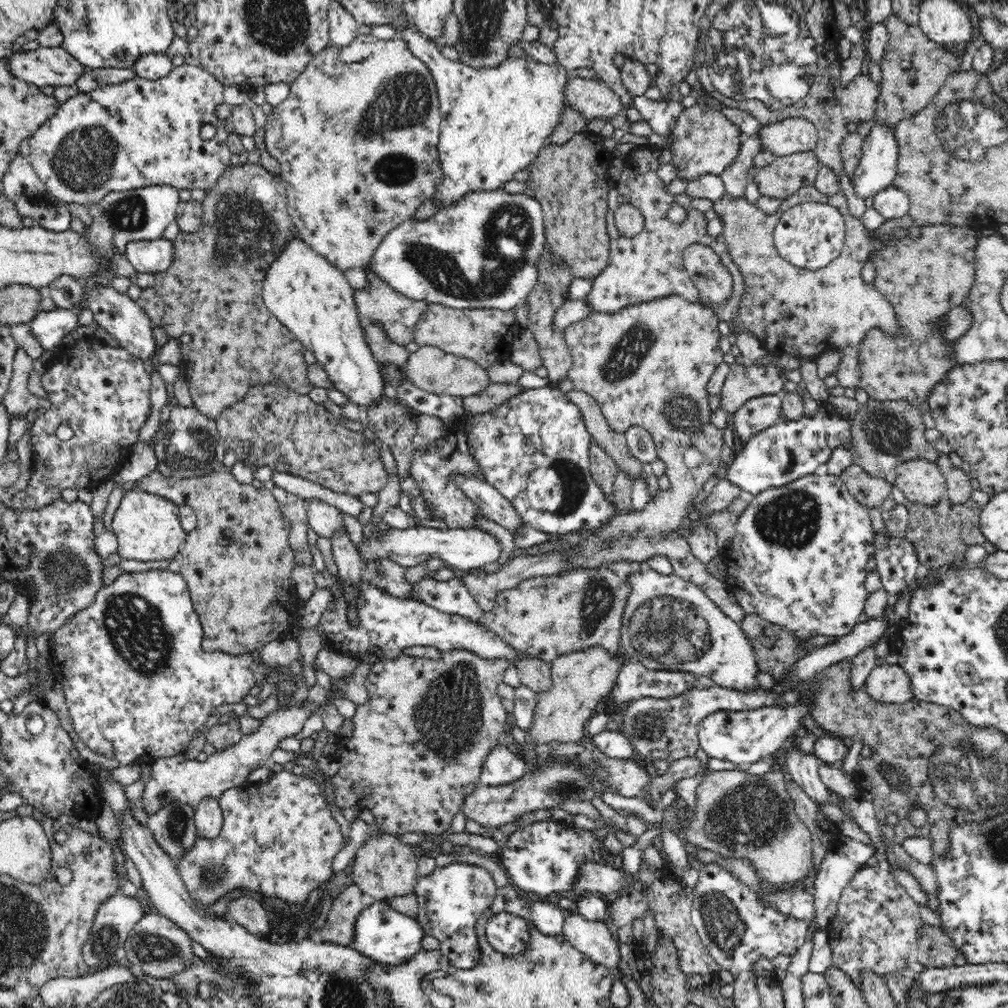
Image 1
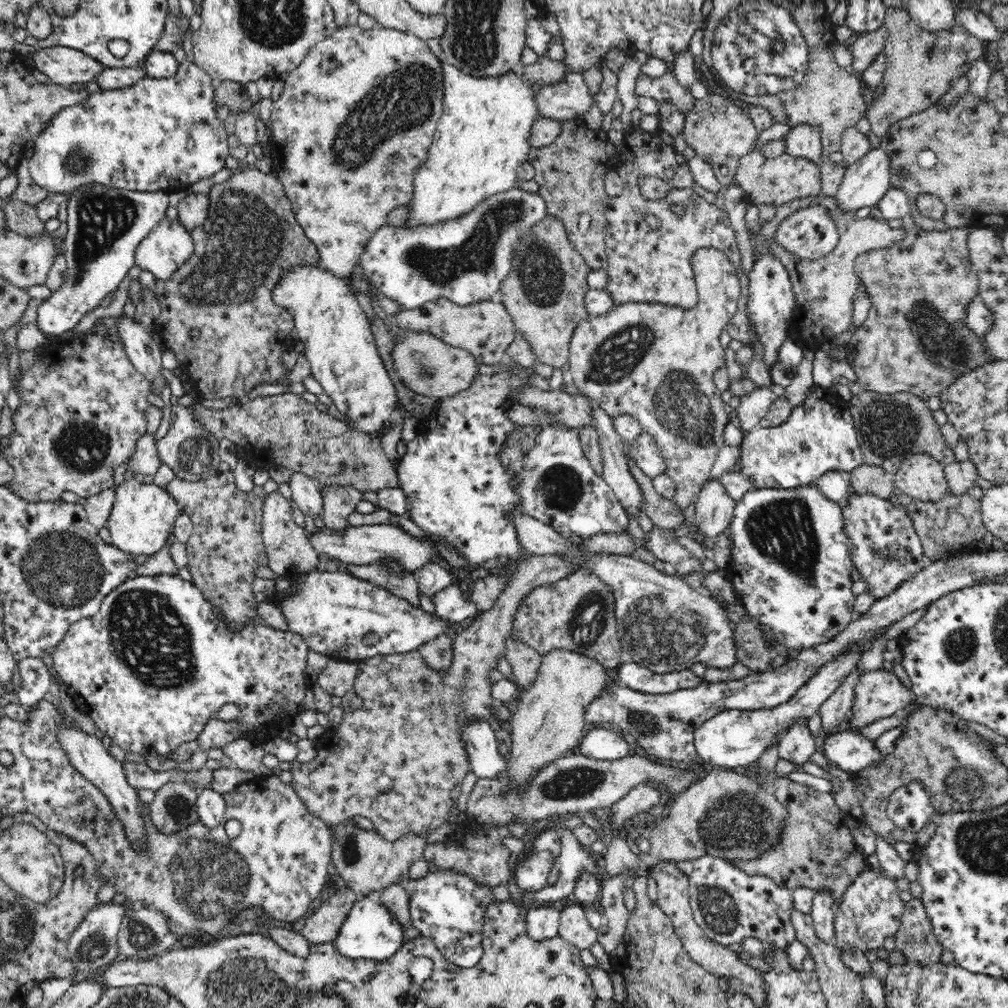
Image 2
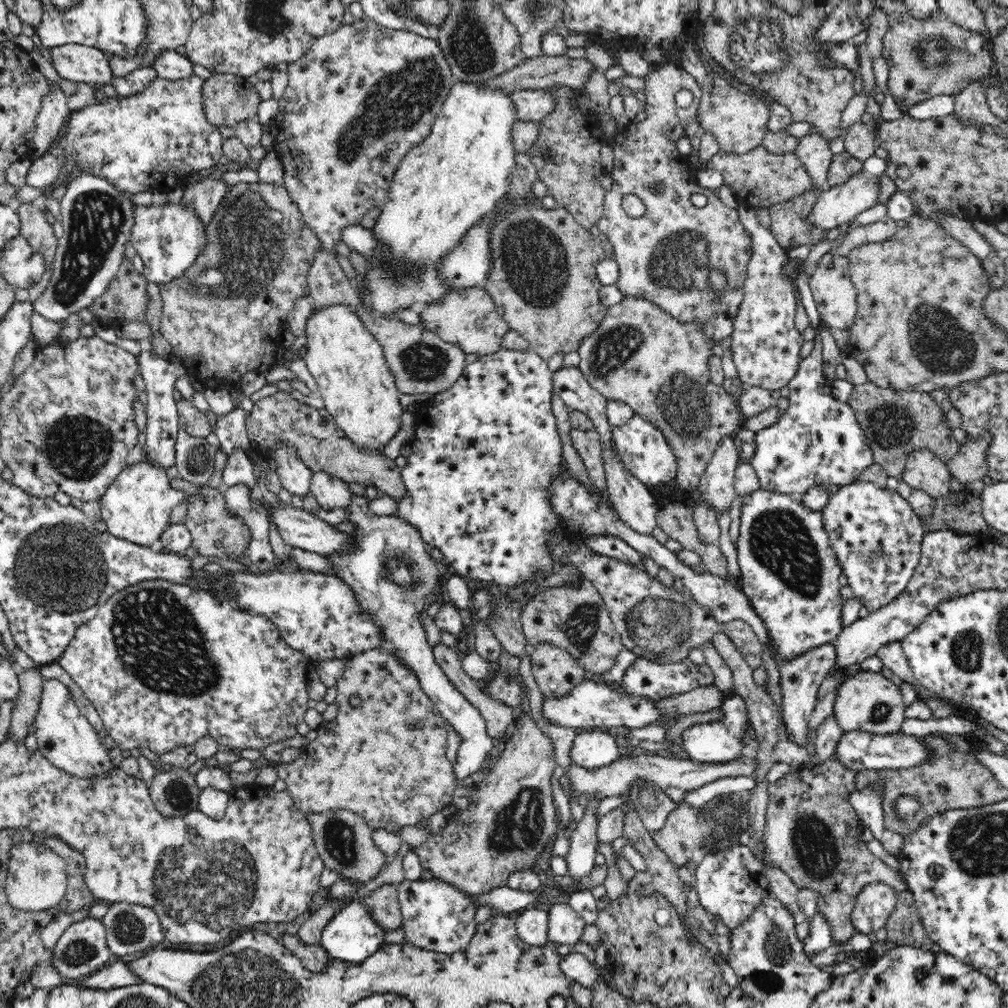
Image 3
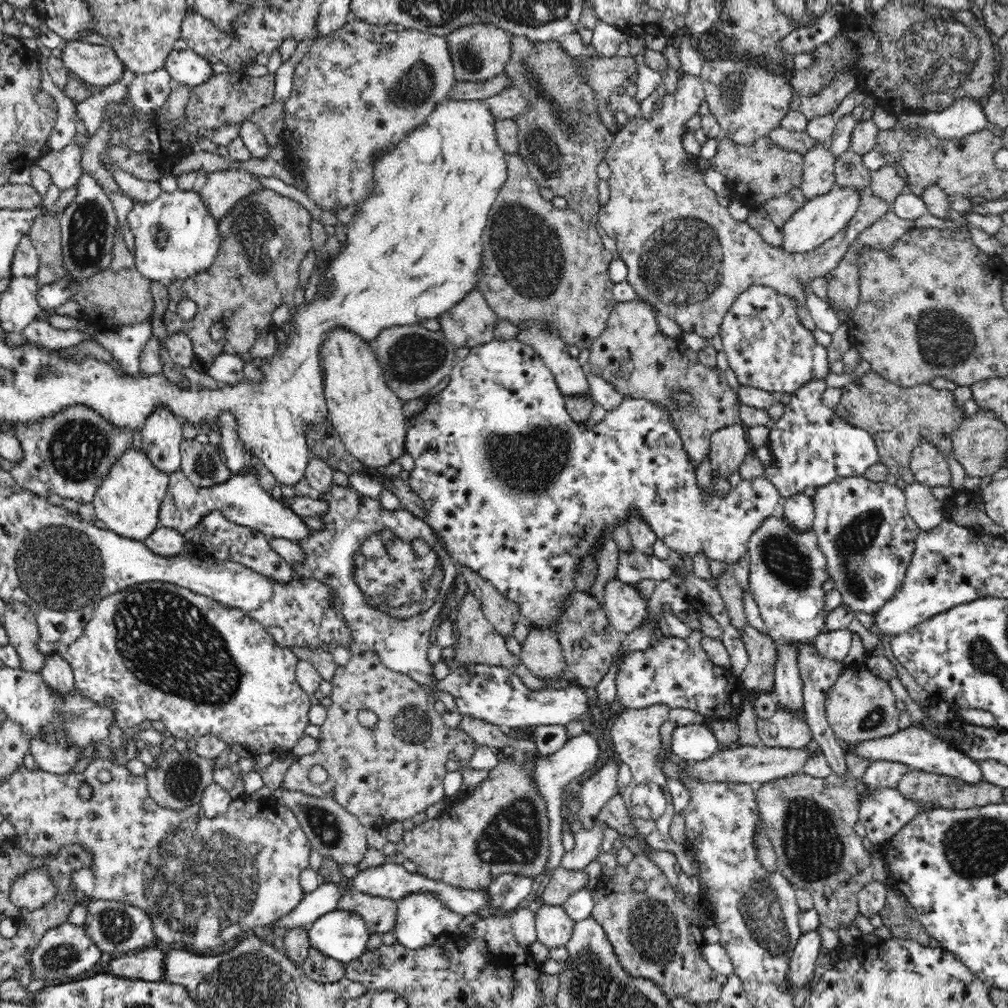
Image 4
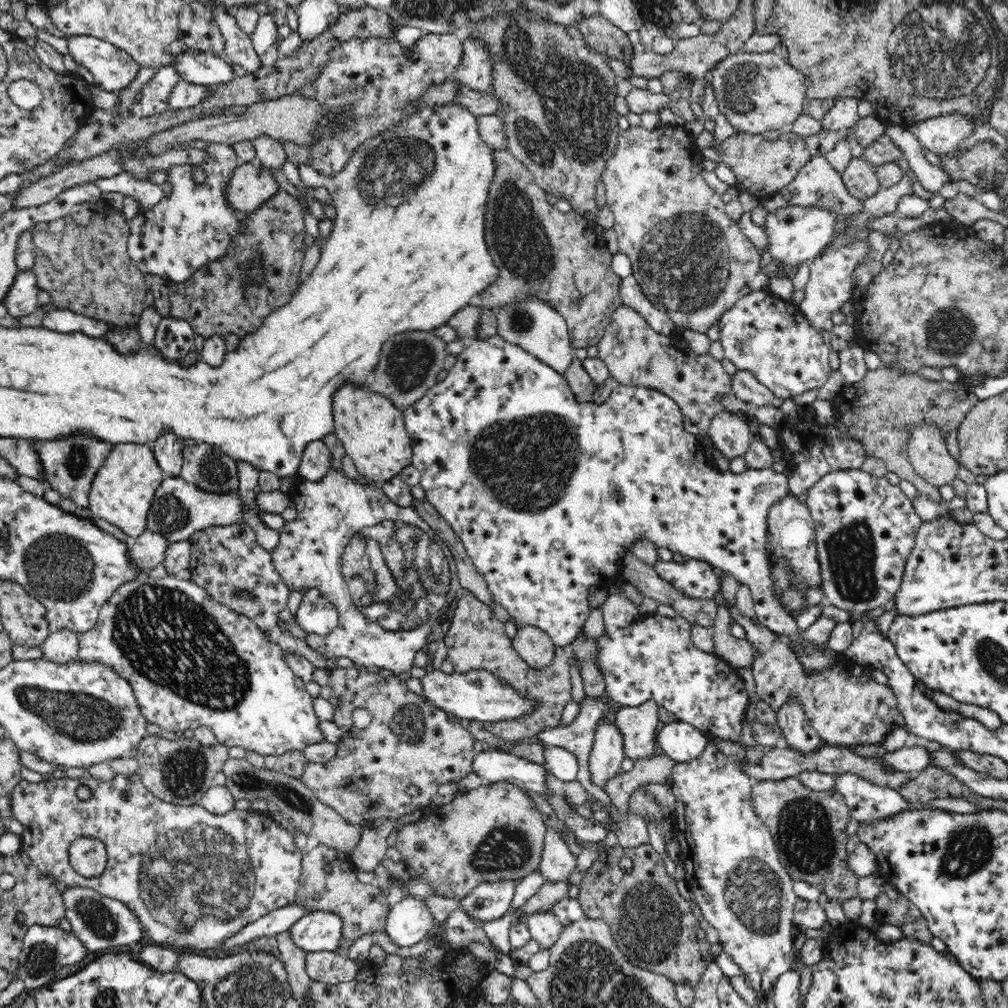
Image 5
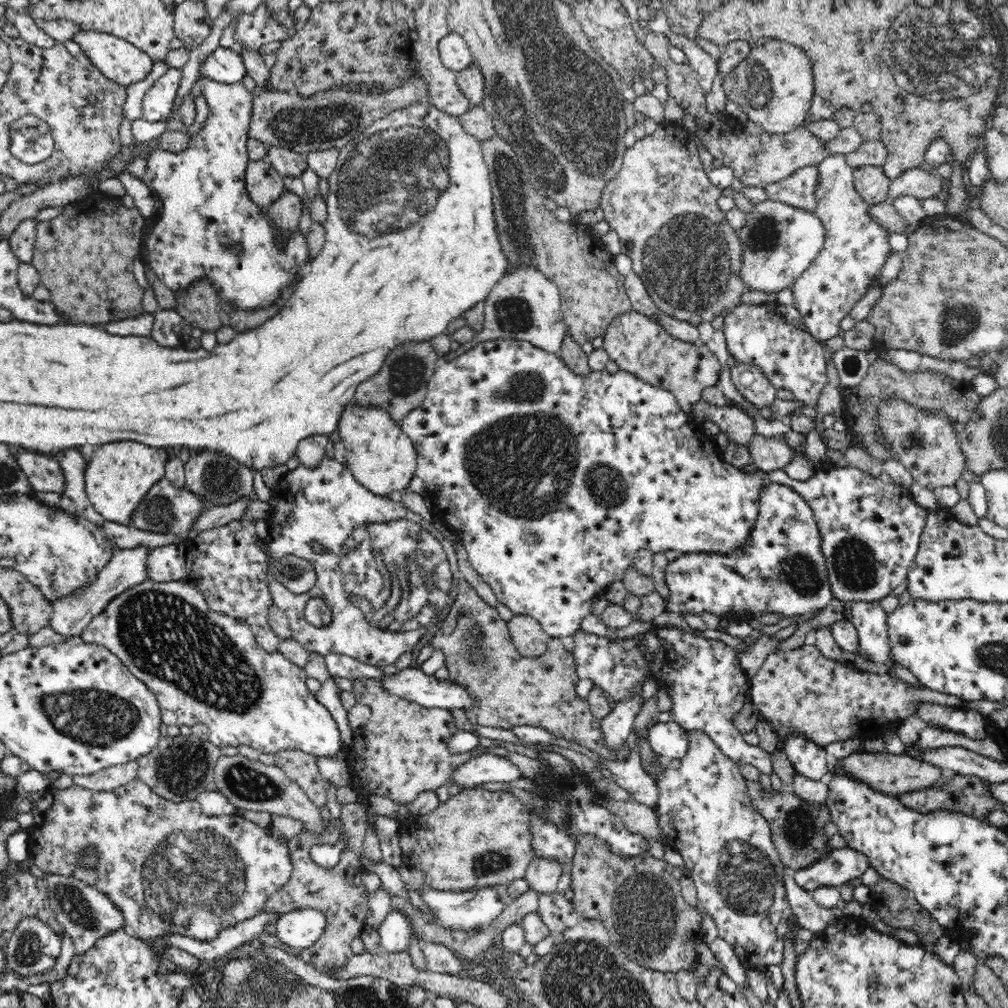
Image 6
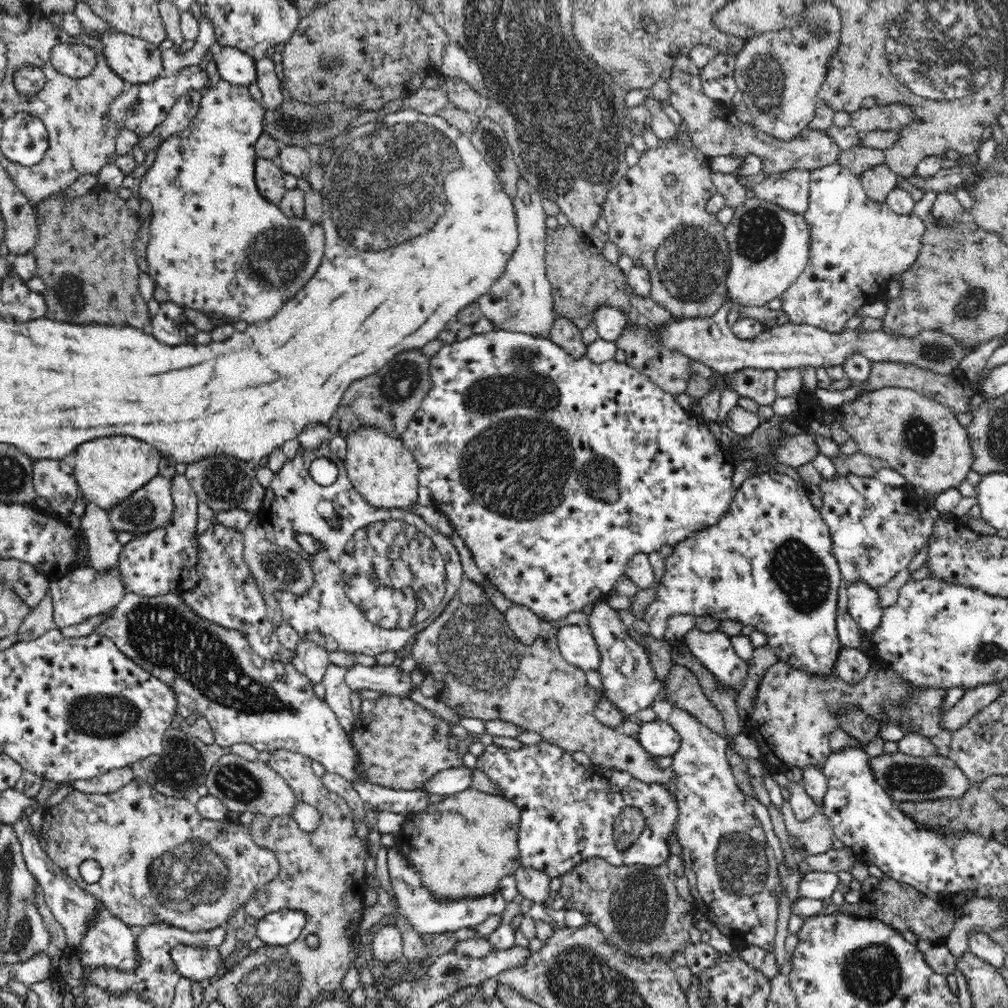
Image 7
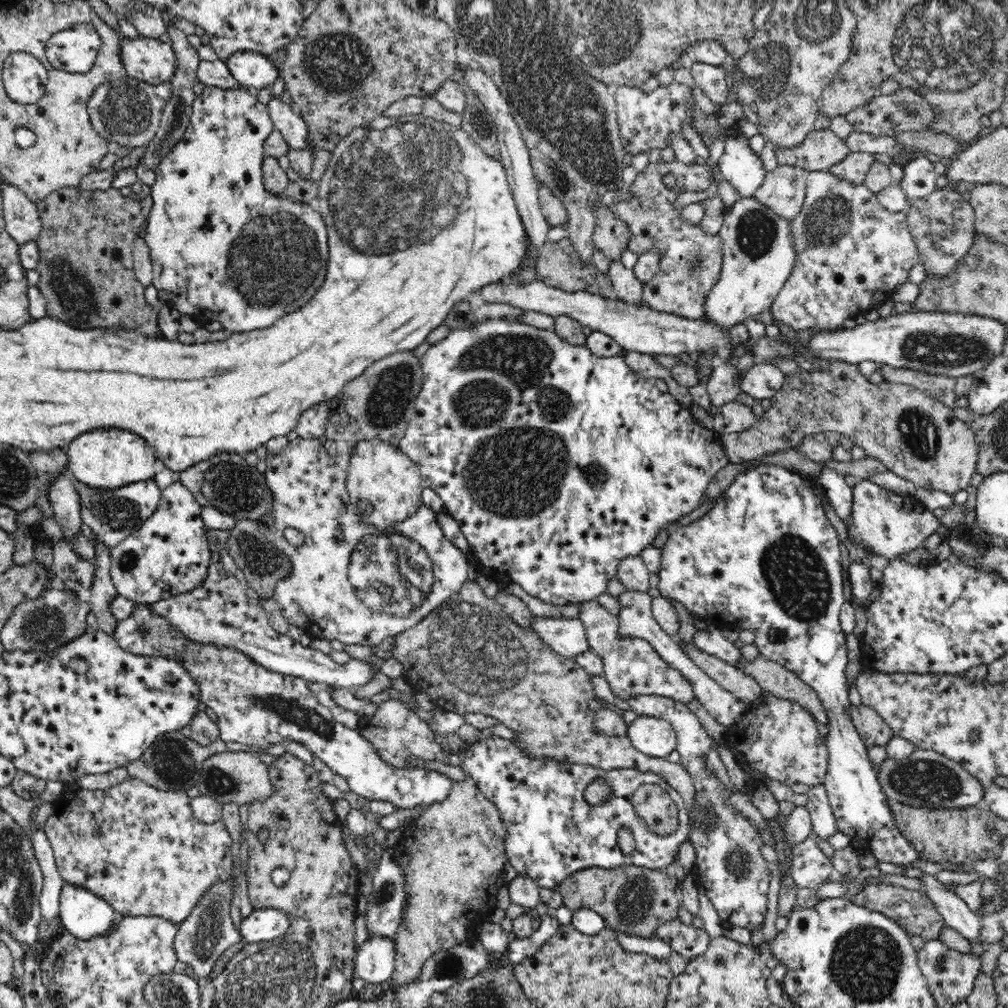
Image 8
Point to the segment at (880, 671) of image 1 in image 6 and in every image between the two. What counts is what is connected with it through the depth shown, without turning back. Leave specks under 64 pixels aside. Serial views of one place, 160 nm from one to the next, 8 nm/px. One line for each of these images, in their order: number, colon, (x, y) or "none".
2: (879, 693)
3: (869, 701)
4: (860, 706)
5: (843, 711)
6: (800, 690)

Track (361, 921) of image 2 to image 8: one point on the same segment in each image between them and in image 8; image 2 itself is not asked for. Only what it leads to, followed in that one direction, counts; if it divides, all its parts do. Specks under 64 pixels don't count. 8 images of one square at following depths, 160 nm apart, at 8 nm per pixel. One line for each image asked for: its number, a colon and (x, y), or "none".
3: (352, 935)
4: (342, 935)
5: (317, 931)
6: (301, 928)
7: (282, 927)
8: (261, 925)

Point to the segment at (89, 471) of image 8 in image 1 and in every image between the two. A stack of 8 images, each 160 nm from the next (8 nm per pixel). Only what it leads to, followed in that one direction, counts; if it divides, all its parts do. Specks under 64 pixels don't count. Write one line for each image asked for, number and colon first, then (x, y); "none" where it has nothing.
1: (147, 526)
2: (142, 519)
3: (137, 507)
4: (129, 501)
5: (122, 492)
6: (119, 474)
7: (108, 470)

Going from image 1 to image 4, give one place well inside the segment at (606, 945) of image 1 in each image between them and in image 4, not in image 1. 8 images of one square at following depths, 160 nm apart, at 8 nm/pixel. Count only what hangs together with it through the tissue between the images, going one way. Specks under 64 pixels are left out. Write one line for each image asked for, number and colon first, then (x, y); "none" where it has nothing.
2: (574, 927)
3: (565, 925)
4: (554, 928)

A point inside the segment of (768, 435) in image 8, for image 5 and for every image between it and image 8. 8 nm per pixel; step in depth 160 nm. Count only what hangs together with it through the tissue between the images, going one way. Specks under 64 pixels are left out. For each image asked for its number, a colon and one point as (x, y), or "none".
5: (928, 454)
6: (923, 441)
7: (919, 437)

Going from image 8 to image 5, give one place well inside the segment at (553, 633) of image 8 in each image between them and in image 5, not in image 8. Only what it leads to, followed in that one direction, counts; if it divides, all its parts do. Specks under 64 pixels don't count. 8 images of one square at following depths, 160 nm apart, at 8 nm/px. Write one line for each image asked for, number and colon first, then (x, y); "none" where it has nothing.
5: (654, 658)
6: (707, 688)
7: (576, 643)

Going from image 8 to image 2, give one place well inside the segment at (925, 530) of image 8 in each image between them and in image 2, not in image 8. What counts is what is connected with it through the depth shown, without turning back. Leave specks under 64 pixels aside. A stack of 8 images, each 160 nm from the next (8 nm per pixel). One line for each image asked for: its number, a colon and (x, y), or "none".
2: (886, 549)
3: (876, 536)
4: (864, 530)
5: (866, 527)
6: (870, 530)
7: (876, 531)

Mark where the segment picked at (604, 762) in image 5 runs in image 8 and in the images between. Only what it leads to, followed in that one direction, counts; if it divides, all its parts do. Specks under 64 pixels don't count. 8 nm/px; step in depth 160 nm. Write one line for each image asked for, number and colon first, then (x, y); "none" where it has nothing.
6: (616, 727)
7: (628, 679)
8: (631, 666)

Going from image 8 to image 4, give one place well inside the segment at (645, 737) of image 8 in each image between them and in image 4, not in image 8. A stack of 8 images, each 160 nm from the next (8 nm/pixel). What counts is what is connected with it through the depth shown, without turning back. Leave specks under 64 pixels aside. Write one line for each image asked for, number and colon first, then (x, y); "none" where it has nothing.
4: (693, 742)
5: (680, 741)
6: (669, 739)
7: (658, 737)

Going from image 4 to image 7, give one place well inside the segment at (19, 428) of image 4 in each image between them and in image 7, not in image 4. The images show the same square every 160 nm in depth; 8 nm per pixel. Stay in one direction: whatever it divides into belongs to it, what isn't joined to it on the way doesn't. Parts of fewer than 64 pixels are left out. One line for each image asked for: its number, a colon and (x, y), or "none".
5: (69, 465)
6: (73, 464)
7: (105, 550)

